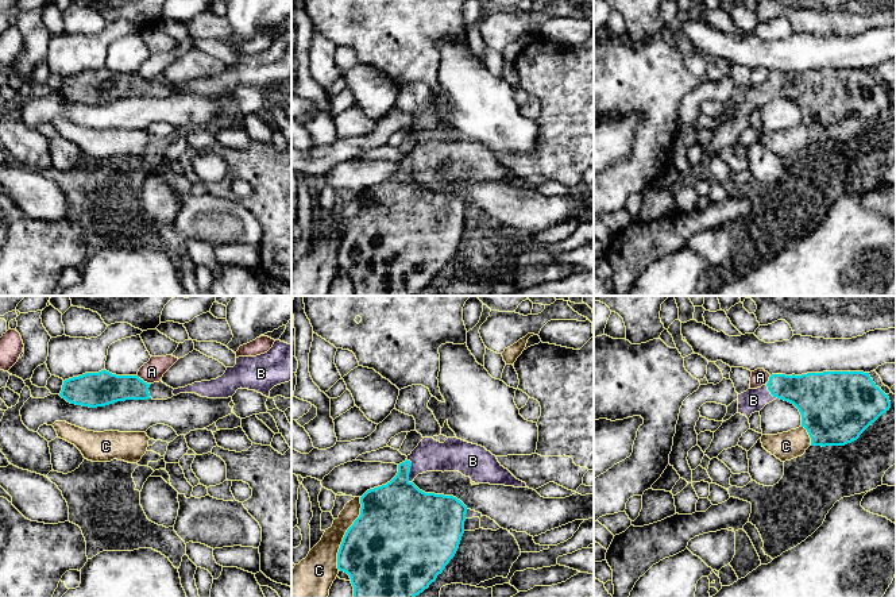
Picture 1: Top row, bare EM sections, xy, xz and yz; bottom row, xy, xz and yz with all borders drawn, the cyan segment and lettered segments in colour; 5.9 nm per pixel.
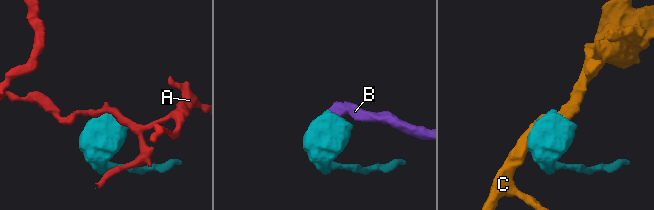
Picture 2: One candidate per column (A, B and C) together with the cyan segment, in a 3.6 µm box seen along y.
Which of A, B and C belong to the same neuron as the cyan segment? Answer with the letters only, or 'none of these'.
B

